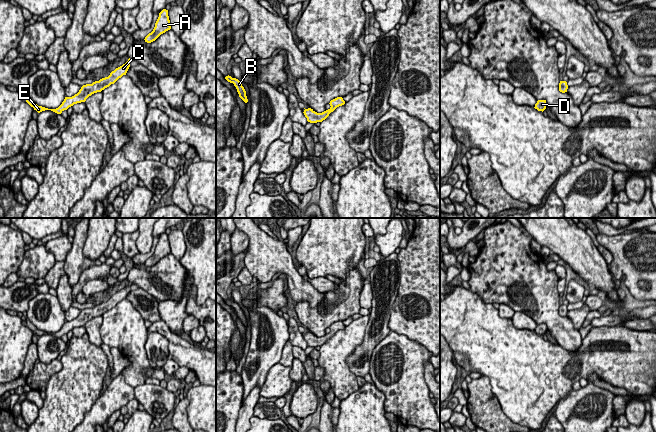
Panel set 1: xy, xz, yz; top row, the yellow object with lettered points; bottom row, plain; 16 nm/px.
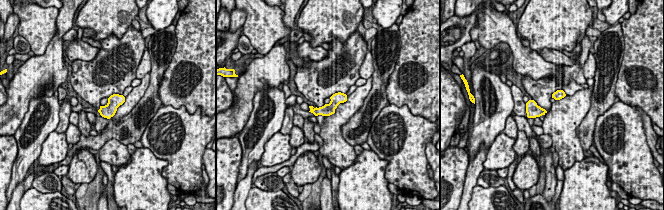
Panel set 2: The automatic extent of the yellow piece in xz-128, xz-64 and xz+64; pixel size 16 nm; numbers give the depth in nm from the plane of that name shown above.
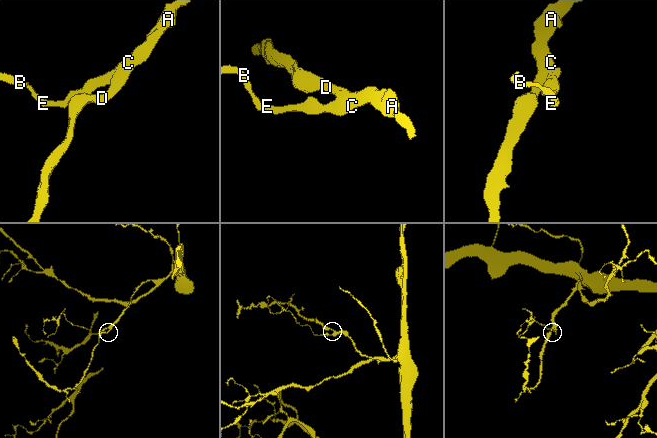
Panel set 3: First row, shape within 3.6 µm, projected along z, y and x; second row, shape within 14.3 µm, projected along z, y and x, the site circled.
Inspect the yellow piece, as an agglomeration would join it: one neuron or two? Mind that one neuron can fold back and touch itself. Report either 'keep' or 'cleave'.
keep

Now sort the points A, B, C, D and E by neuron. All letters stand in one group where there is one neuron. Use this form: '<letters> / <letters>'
A B C D E

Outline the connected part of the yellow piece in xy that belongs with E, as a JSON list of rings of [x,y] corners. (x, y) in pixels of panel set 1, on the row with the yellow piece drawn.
[[[129,58],[125,64],[112,71],[108,77],[102,78],[99,81],[95,81],[92,84],[83,85],[77,94],[72,97],[65,97],[62,104],[56,109],[48,109],[42,106],[38,106],[29,95],[26,96],[26,102],[38,113],[45,110],[51,110],[57,114],[61,114],[64,110],[67,110],[74,104],[85,102],[86,99],[92,94],[101,92],[105,88],[109,87],[111,84],[114,84],[123,75],[126,75],[131,61],[132,60]]]

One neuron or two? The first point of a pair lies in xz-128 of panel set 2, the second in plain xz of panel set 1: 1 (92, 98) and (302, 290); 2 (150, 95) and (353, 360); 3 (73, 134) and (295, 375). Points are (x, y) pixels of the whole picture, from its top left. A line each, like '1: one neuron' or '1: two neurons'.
1: two neurons
2: one neuron
3: one neuron

